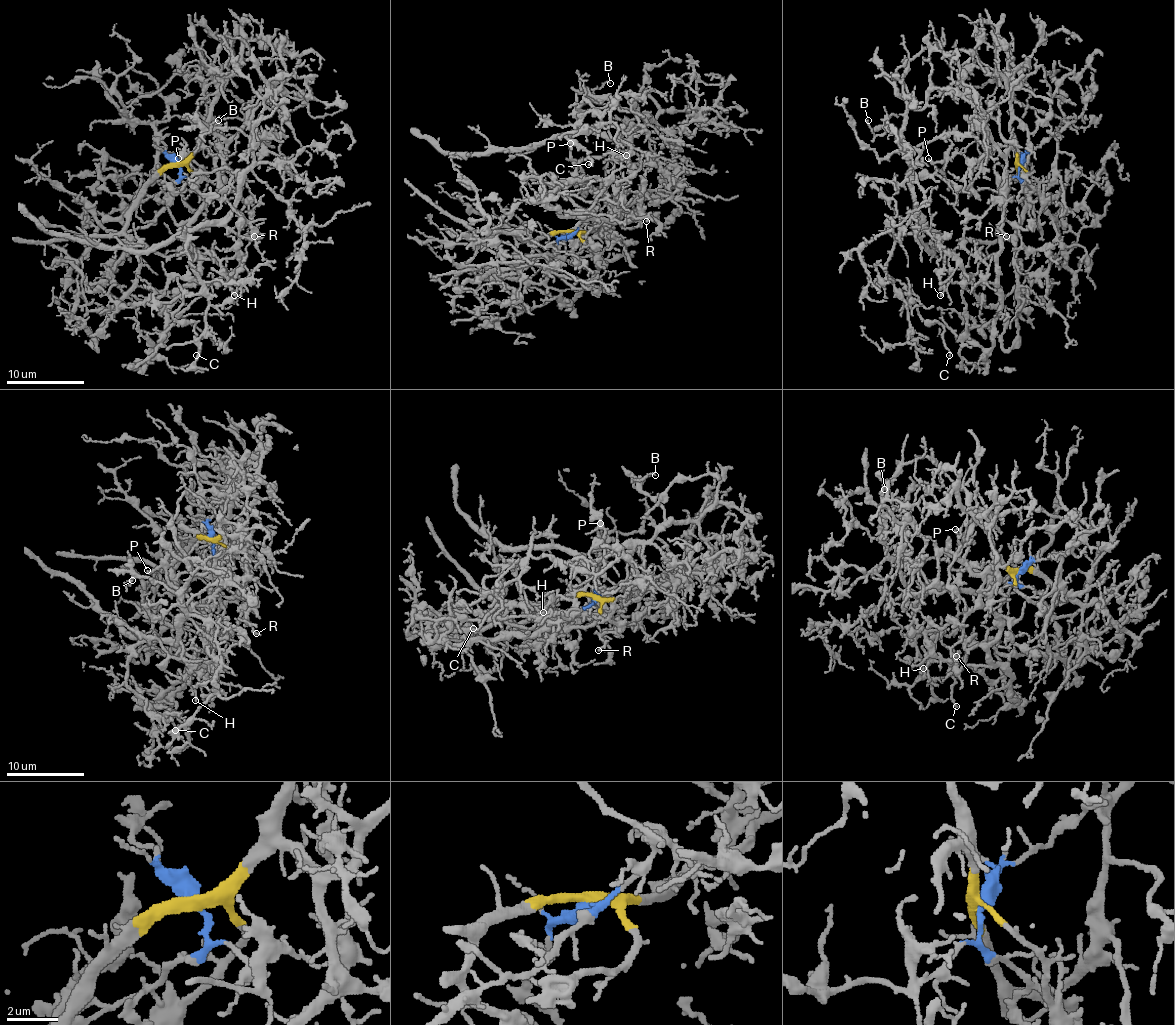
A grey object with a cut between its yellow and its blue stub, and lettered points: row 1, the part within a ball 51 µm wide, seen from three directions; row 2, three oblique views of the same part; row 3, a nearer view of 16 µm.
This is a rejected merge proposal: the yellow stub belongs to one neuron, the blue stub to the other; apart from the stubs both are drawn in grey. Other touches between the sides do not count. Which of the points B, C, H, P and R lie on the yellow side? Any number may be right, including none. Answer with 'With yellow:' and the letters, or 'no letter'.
With yellow: R

